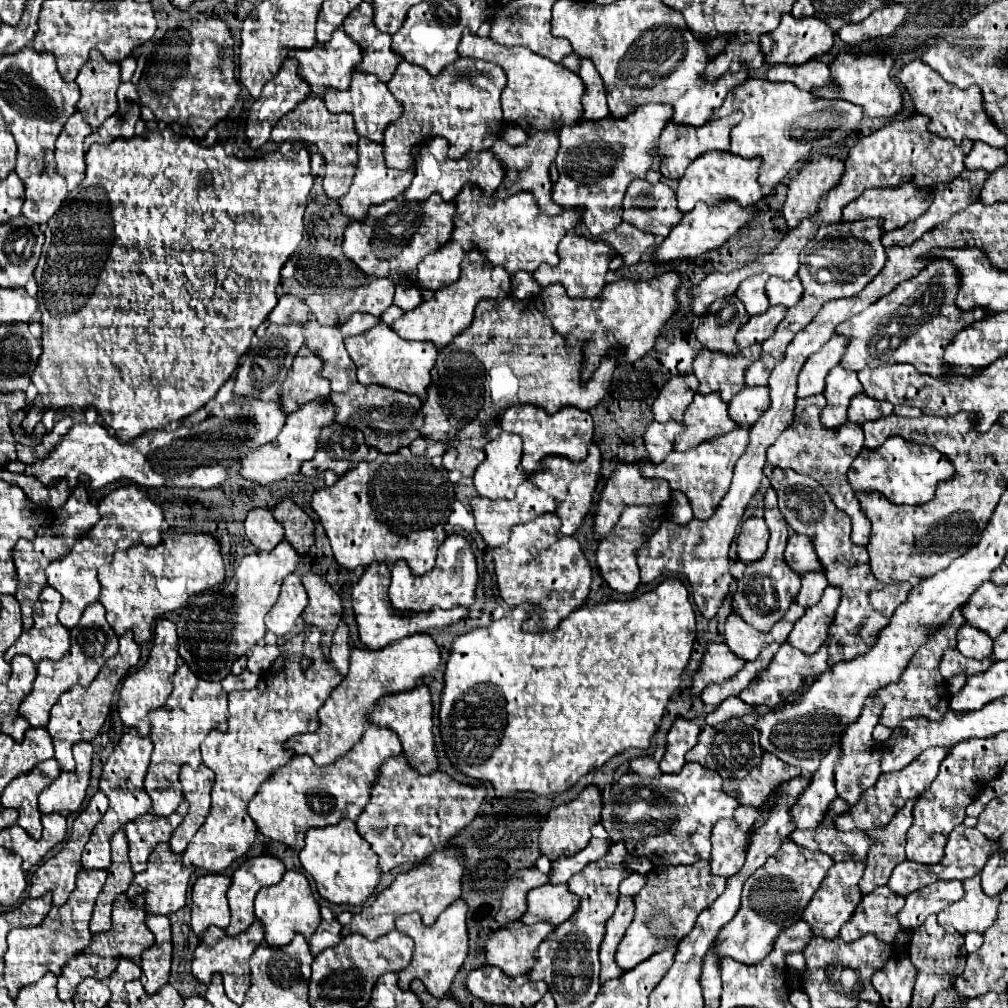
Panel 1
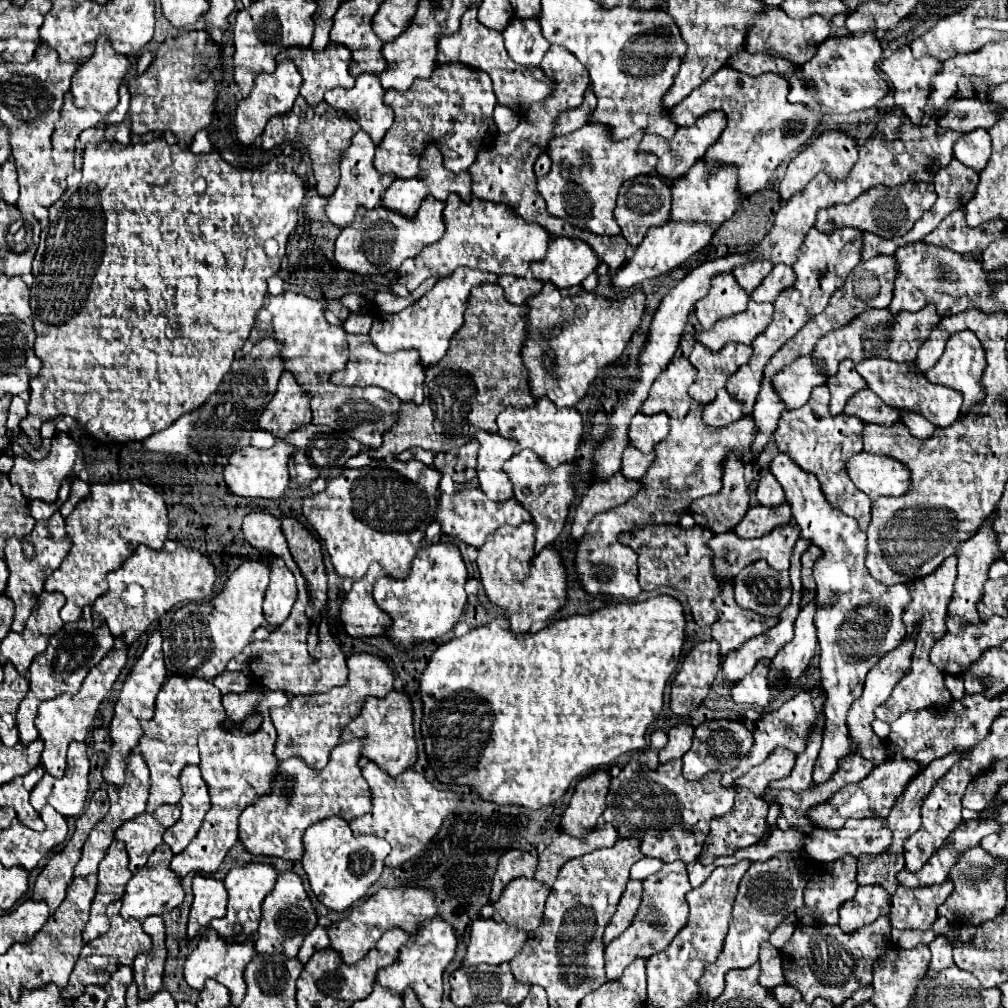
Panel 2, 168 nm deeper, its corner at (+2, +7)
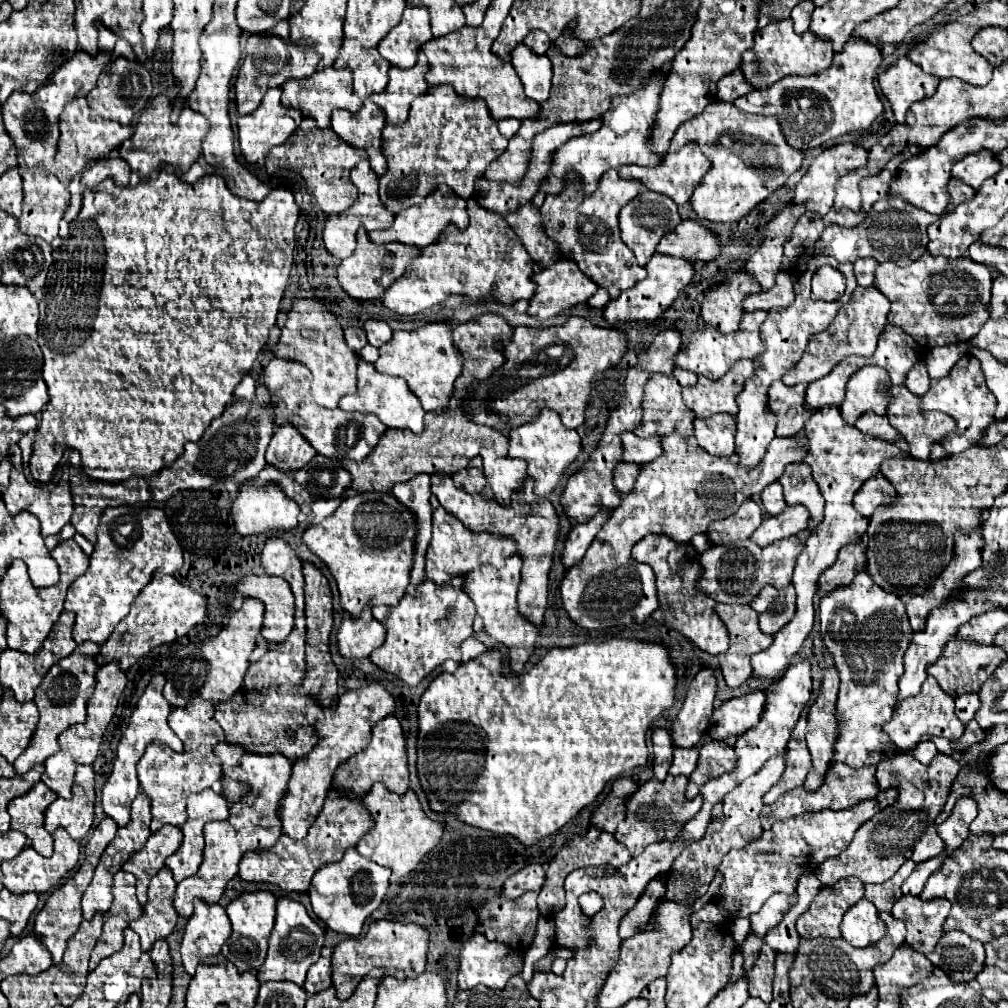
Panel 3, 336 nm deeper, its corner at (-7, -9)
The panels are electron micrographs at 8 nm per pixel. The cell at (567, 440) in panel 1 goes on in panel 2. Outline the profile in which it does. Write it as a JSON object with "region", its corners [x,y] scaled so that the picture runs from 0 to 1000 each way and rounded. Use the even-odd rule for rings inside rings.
{"region":[[[533,395],[525,405],[503,405],[493,413],[493,431],[513,437],[515,446],[527,444],[545,464],[553,464],[559,458],[566,458],[570,454],[572,442],[578,431],[576,411],[570,405],[553,405],[547,397]]]}

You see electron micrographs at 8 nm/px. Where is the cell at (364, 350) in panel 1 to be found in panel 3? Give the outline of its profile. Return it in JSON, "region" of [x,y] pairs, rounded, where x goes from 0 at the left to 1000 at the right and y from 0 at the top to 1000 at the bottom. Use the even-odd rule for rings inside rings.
{"region":[[[355,353],[355,387],[353,391],[345,391],[337,397],[337,405],[343,409],[369,409],[373,411],[385,425],[407,425],[409,429],[419,429],[421,425],[421,405],[405,381],[395,373],[377,371],[371,361],[363,359]]]}

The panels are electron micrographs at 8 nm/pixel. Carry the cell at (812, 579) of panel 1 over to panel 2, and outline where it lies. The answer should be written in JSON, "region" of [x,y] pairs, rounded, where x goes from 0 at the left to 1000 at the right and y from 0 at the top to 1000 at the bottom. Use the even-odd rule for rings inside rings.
{"region":[[[807,540],[807,542],[805,542],[805,544],[795,552],[795,571],[797,571],[799,581],[801,581],[801,583],[805,583],[805,585],[807,585],[807,577],[805,577],[807,560],[809,560],[809,556],[811,556],[814,550],[816,550],[816,548],[814,548],[814,544]]]}

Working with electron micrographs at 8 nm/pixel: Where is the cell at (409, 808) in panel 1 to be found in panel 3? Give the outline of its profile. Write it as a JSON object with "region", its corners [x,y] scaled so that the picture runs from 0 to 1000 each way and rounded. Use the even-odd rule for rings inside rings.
{"region":[[[371,778],[367,782],[367,786],[361,790],[361,798],[363,802],[369,806],[371,810],[371,821],[355,835],[353,843],[371,853],[377,859],[385,859],[389,863],[389,871],[387,875],[393,875],[395,871],[407,867],[417,855],[419,851],[435,839],[438,827],[440,827],[440,817],[427,813],[423,810],[423,806],[419,804],[417,794],[413,792],[413,788],[409,784],[405,784],[403,788],[395,790],[393,786],[387,786],[381,778]]]}

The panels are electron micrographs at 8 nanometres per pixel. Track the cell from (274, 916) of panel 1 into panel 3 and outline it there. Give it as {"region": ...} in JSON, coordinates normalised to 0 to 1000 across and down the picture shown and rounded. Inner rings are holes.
{"region":[[[278,891],[274,899],[274,917],[266,933],[266,948],[256,962],[256,972],[266,974],[266,972],[288,972],[294,974],[296,978],[302,976],[306,960],[317,950],[317,942],[321,938],[321,925],[312,915],[302,897],[290,891]]]}

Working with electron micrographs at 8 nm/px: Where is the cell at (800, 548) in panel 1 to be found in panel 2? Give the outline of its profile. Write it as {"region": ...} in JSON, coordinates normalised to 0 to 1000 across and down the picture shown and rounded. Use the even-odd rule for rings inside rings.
{"region":[[[775,520],[773,524],[767,524],[763,530],[755,532],[755,534],[747,534],[747,536],[737,536],[733,534],[727,526],[717,528],[717,530],[709,530],[701,542],[707,546],[707,560],[709,560],[709,573],[713,577],[717,577],[719,573],[729,573],[737,563],[741,563],[741,560],[747,560],[749,556],[759,556],[765,563],[769,563],[771,567],[775,565],[783,565],[783,554],[785,554],[785,544],[789,542],[789,538],[793,536],[793,524],[787,520]]]}

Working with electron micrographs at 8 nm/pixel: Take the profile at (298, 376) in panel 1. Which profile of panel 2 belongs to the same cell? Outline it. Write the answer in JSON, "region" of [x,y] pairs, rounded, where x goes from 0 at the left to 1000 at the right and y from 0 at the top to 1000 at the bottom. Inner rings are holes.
{"region":[[[281,369],[271,397],[265,401],[255,421],[259,427],[281,433],[309,419],[307,395],[293,379],[289,369]]]}

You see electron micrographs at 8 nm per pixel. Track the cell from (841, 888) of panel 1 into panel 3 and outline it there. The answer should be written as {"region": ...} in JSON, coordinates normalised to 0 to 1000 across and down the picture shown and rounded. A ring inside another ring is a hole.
{"region":[[[837,871],[825,881],[817,879],[802,903],[794,907],[790,921],[796,931],[833,931],[837,907],[857,889],[857,877],[849,871]]]}

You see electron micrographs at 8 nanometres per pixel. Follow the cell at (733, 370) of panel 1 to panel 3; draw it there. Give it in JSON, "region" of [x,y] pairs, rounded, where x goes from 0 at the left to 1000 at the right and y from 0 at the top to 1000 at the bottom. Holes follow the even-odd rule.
{"region":[[[734,357],[712,377],[692,373],[692,381],[679,387],[681,403],[696,415],[704,415],[712,409],[730,411],[730,393],[736,389],[738,379],[748,373],[748,361]]]}

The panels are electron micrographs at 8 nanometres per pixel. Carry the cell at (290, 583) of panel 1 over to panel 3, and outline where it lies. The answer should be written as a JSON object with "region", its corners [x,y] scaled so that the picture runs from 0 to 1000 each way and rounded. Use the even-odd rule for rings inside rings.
{"region":[[[244,571],[236,579],[238,591],[262,595],[262,623],[260,631],[266,637],[282,637],[292,623],[292,589],[284,575],[276,571]]]}

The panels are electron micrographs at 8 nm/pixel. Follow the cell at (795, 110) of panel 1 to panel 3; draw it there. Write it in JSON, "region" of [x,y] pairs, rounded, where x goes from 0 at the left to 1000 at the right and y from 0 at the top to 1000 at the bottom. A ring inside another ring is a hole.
{"region":[[[716,99],[704,101],[696,113],[679,121],[671,129],[665,149],[669,151],[685,139],[690,139],[698,155],[706,159],[706,169],[696,177],[696,183],[685,196],[692,216],[704,220],[730,220],[738,216],[770,190],[798,161],[798,151],[780,141],[770,115],[742,113],[732,109],[726,101]],[[722,145],[728,145],[728,149]]]}

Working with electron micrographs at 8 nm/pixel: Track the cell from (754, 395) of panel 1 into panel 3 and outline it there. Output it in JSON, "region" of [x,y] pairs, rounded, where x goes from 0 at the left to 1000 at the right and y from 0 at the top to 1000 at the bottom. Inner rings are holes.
{"region":[[[710,411],[706,415],[688,417],[688,433],[692,440],[706,452],[728,450],[728,429],[730,419],[726,411]]]}

